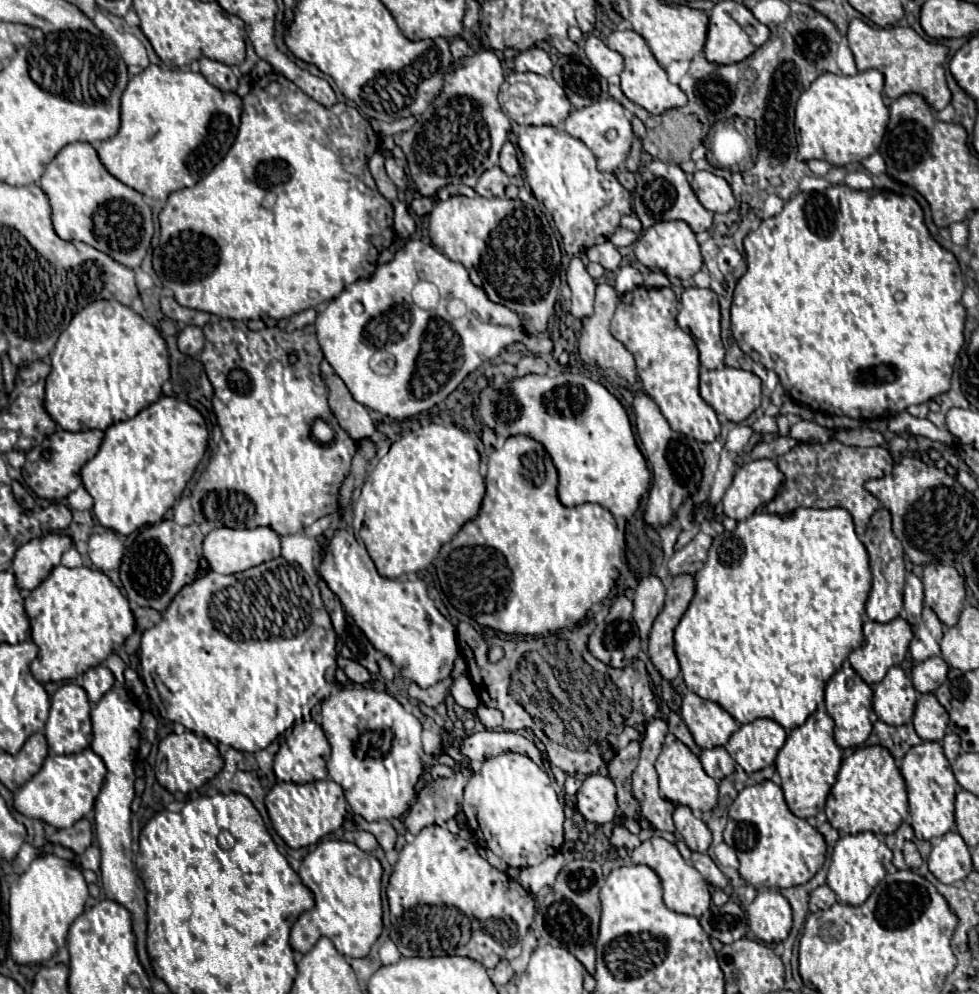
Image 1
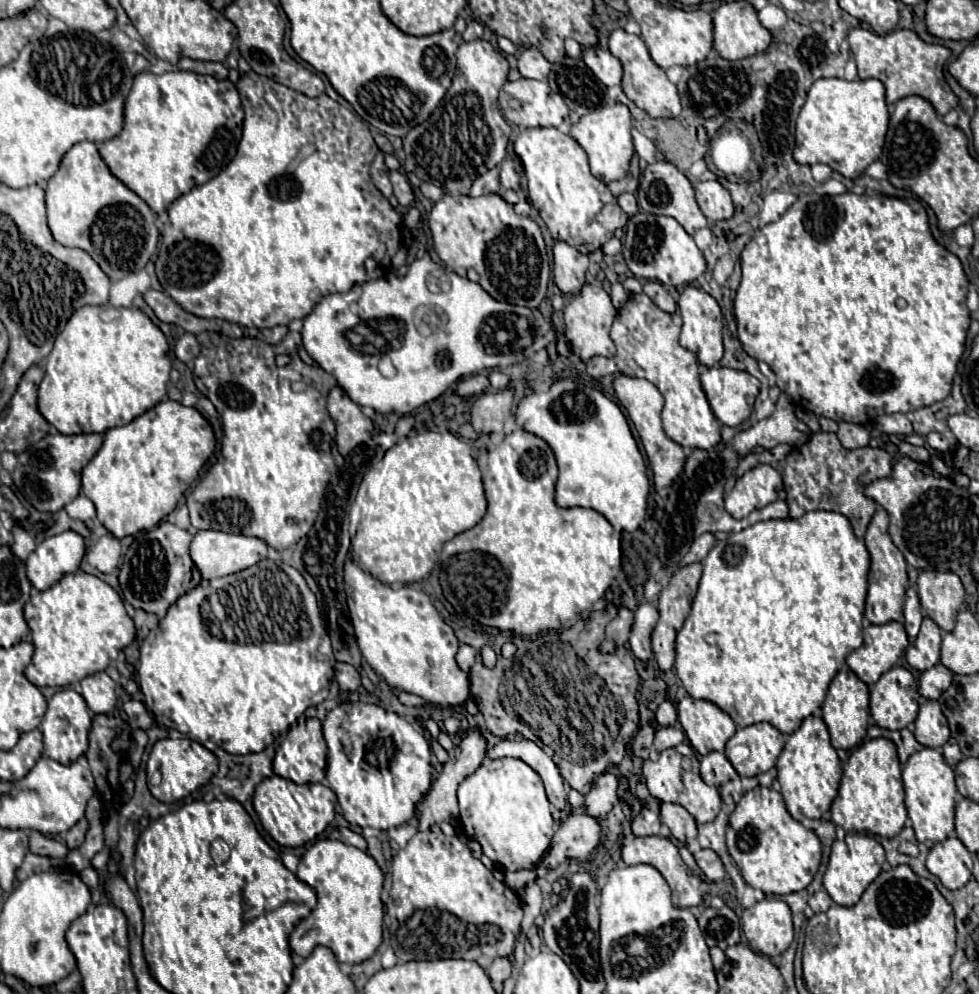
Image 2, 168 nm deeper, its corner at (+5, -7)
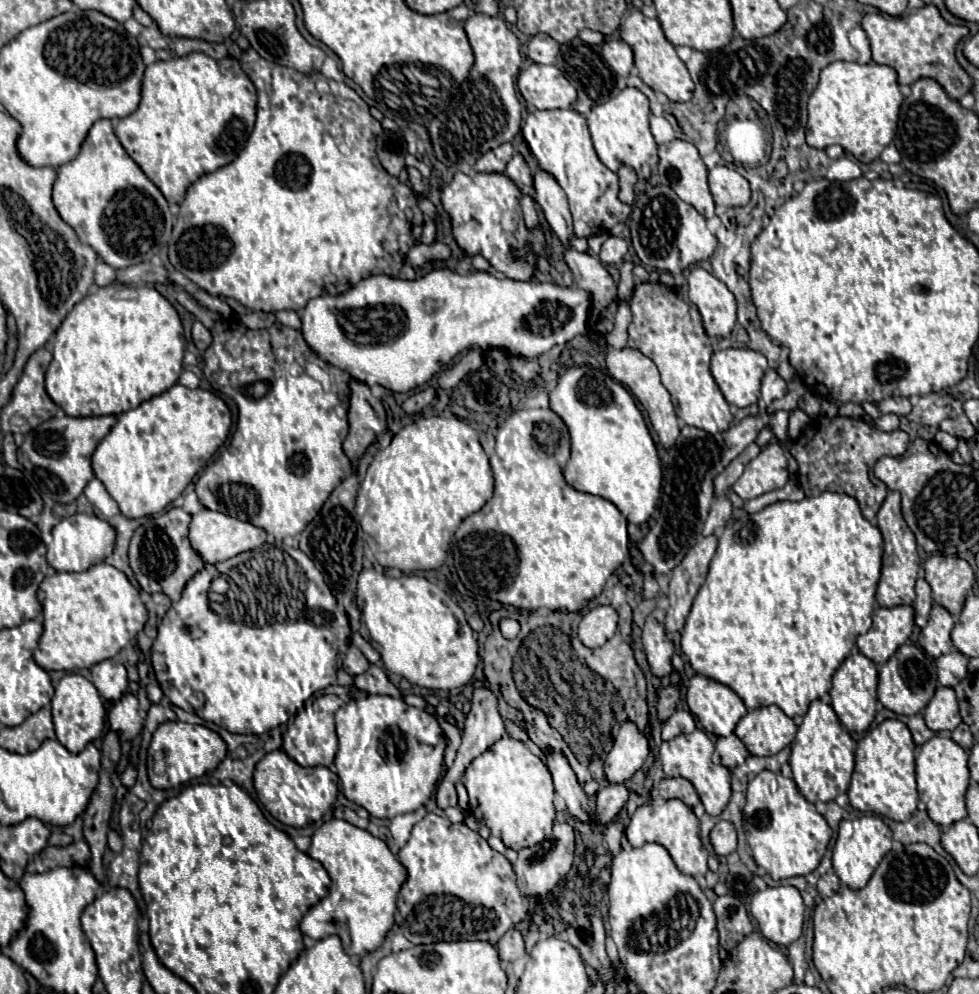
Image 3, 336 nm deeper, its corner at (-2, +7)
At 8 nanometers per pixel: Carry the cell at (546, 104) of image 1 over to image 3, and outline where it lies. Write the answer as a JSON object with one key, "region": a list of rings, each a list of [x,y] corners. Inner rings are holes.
{"region":[[[530,64],[518,74],[518,90],[526,104],[538,110],[570,108],[576,100],[574,86],[562,76],[556,66]]]}

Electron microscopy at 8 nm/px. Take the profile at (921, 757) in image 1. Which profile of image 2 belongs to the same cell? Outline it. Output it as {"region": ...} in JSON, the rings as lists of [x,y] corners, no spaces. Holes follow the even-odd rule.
{"region":[[[923,748],[915,752],[903,766],[903,786],[905,786],[905,806],[913,822],[913,830],[919,842],[941,842],[953,832],[955,818],[955,772],[945,762],[943,754],[933,748]]]}

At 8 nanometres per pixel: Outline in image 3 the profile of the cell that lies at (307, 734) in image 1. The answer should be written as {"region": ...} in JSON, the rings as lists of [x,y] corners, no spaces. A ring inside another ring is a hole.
{"region":[[[338,696],[312,697],[305,702],[288,725],[283,737],[282,748],[289,757],[304,767],[330,766],[334,762],[334,754],[338,750],[338,740],[334,732],[334,712],[344,702]]]}

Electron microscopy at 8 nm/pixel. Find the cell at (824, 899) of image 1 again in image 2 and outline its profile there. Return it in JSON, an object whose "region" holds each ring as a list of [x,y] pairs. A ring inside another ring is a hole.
{"region":[[[819,890],[809,898],[809,906],[813,912],[825,912],[825,910],[829,910],[831,904],[833,904],[833,900],[829,898],[829,894],[825,890]]]}

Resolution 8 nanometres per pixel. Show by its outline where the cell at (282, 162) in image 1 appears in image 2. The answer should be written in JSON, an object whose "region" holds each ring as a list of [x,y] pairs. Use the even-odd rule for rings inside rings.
{"region":[[[253,70],[247,74],[241,74],[237,82],[237,90],[239,90],[241,104],[245,110],[243,138],[239,142],[237,156],[215,178],[211,178],[209,182],[201,186],[195,186],[189,194],[183,194],[169,206],[169,222],[163,226],[163,232],[161,232],[161,244],[159,244],[159,256],[155,262],[155,270],[157,270],[157,278],[163,290],[177,304],[181,304],[187,312],[195,316],[221,318],[221,320],[229,320],[235,324],[243,324],[247,328],[285,326],[295,318],[305,318],[325,294],[349,292],[355,284],[363,284],[367,280],[377,280],[377,278],[387,276],[391,270],[391,256],[401,246],[401,216],[395,212],[389,200],[371,182],[369,168],[379,148],[371,136],[369,126],[361,120],[359,114],[343,108],[341,104],[331,100],[327,94],[309,98],[293,88],[281,86],[279,82],[271,78],[259,76]]]}

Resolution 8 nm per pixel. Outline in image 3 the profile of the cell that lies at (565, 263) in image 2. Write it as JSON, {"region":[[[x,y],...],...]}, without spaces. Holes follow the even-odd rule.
{"region":[[[538,170],[534,176],[534,188],[536,188],[536,202],[542,206],[542,212],[552,228],[552,232],[560,238],[560,242],[566,248],[574,248],[578,252],[588,250],[586,238],[578,238],[572,228],[572,216],[568,210],[568,200],[564,190],[548,176],[546,172]]]}

